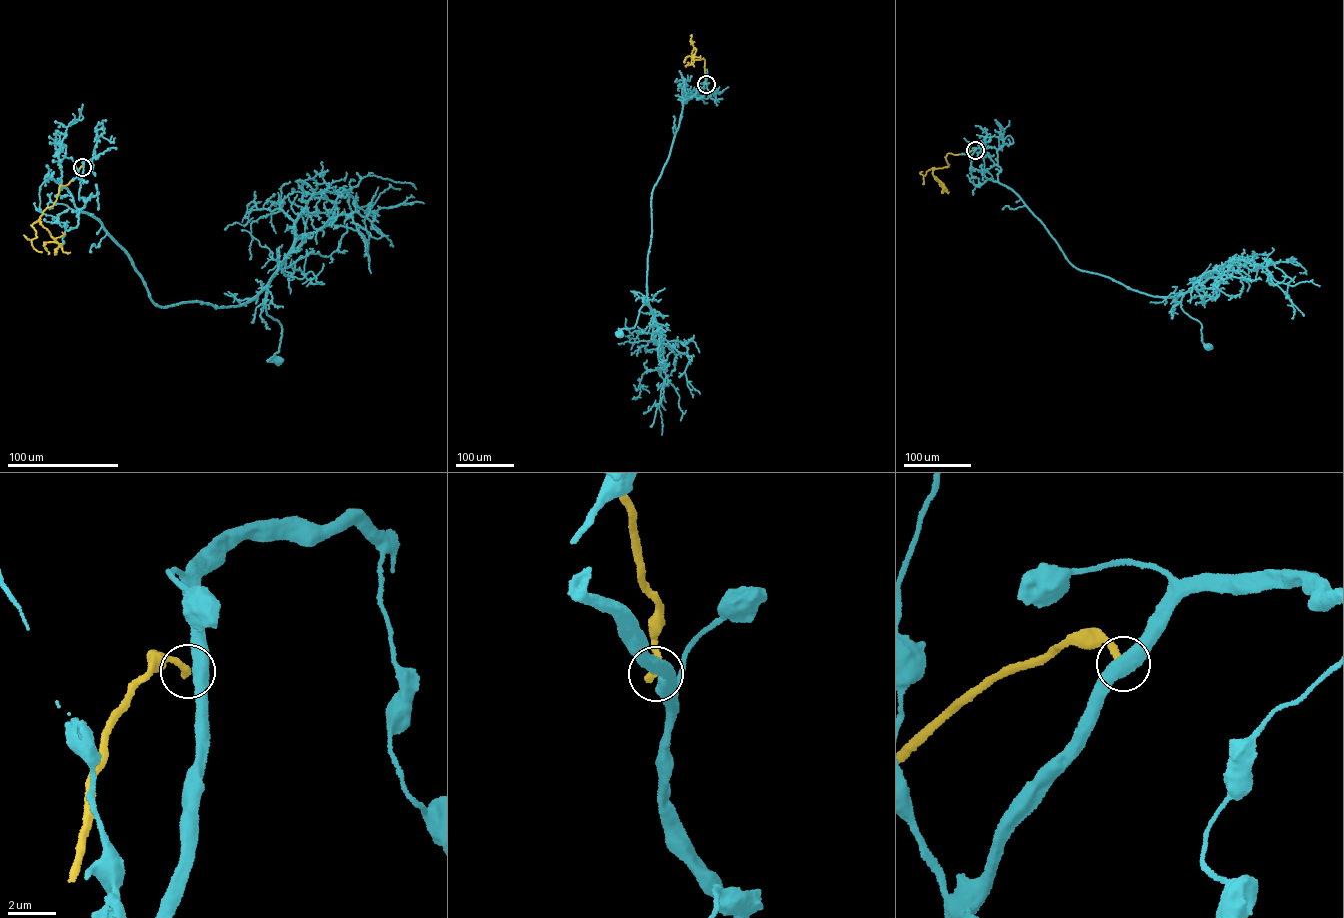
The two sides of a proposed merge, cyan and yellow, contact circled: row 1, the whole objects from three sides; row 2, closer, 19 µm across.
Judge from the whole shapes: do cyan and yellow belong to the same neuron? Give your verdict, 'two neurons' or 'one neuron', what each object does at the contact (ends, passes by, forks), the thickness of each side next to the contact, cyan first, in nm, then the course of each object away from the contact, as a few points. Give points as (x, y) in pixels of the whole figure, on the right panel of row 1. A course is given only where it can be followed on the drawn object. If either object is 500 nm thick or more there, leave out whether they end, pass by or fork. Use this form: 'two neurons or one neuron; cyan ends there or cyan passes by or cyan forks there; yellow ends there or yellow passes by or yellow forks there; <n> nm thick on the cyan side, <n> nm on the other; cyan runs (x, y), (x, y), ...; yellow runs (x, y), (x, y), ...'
two neurons; 550 nm thick on the cyan side, 360 nm on the other; cyan runs (975, 150), (972, 168), (1016, 193), (1071, 264), (1148, 294), (1183, 294), (1181, 308), (1201, 324), (1208, 346); yellow runs (975, 150), (948, 153), (948, 167), (933, 169), (944, 191)

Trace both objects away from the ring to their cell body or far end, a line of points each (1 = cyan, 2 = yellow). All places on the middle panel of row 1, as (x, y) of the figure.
1: (706, 85), (683, 101), (652, 191), (648, 305), (634, 327), (618, 329), (622, 334)
2: (706, 85), (705, 59), (691, 58), (695, 47), (691, 64), (694, 62), (689, 56), (684, 61)

